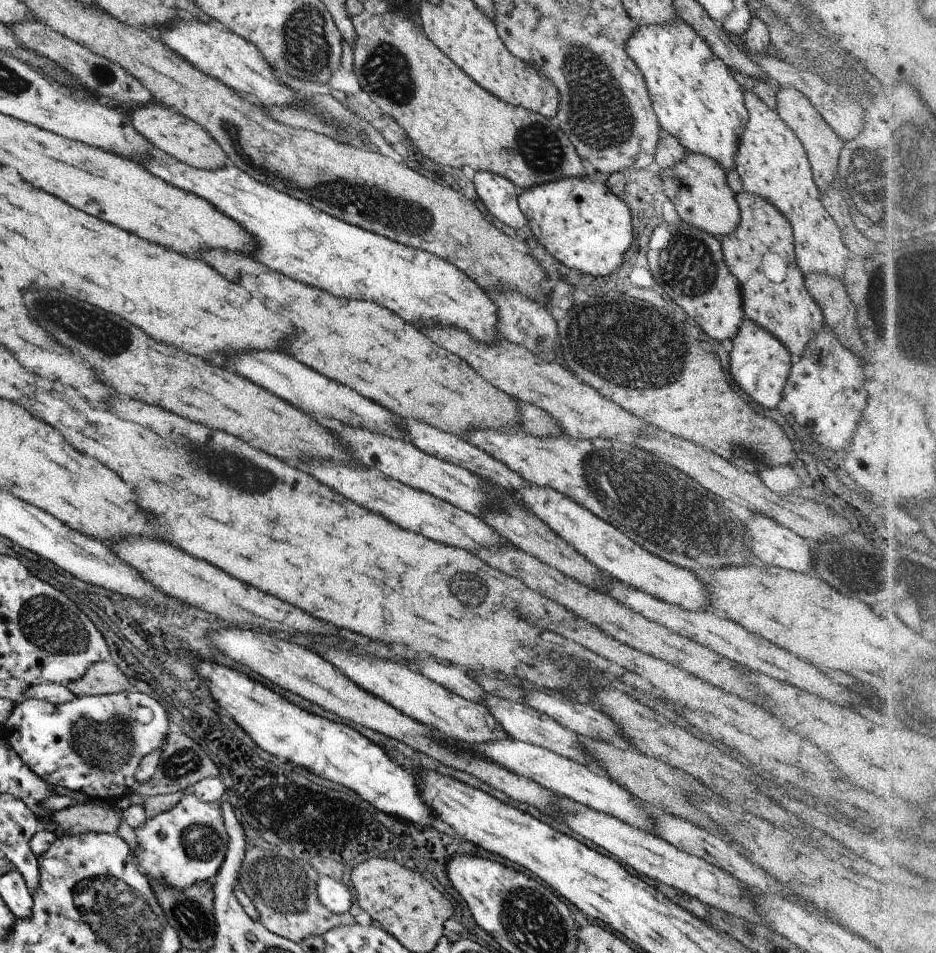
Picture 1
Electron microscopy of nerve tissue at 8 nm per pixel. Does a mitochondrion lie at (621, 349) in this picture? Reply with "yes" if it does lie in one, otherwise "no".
yes

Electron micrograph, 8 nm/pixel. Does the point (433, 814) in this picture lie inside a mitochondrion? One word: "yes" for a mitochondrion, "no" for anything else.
no

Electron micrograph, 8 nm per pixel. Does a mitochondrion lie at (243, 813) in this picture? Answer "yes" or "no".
yes

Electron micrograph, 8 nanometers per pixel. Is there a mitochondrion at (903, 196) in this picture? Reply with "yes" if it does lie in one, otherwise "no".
yes

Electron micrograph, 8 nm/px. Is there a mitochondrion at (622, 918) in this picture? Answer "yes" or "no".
no

